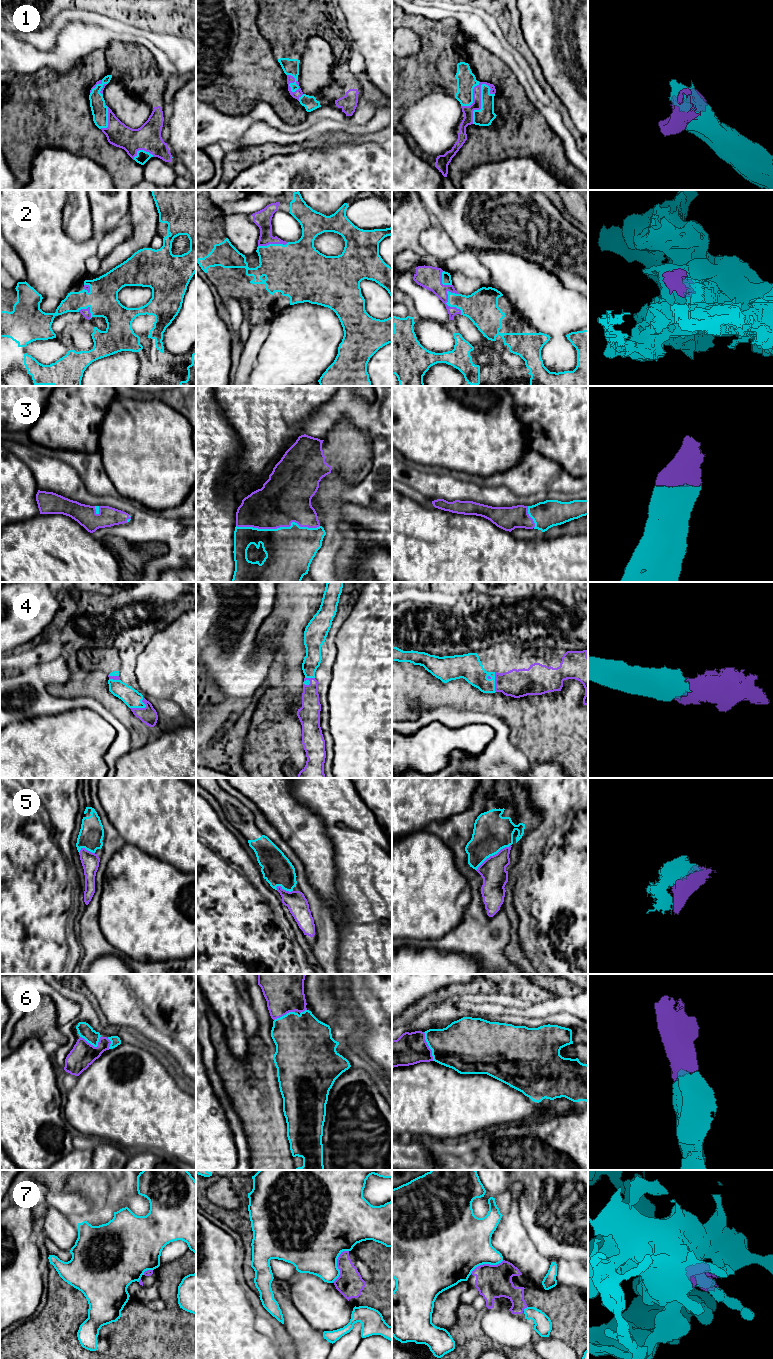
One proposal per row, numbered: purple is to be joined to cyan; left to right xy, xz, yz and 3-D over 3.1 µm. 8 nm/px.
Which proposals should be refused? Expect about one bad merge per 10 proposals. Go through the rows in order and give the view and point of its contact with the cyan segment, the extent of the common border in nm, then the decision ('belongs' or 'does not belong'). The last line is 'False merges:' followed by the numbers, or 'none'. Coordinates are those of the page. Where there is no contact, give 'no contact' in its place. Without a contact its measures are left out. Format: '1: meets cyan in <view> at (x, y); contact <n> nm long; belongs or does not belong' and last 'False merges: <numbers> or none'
1: meets cyan in yz at (481, 104); contact 340 nm long; belongs
2: meets cyan in yz at (449, 305); contact 240 nm long; belongs
3: meets cyan in xz at (278, 528); contact 650 nm long; belongs
4: meets cyan in xy at (142, 707); contact 140 nm long; belongs
5: meets cyan in yz at (492, 855); contact 360 nm long; belongs
6: meets cyan in yz at (428, 1045); contact 240 nm long; belongs
7: meets cyan in xz at (336, 1264); contact 300 nm long; does not belong
False merges: 7

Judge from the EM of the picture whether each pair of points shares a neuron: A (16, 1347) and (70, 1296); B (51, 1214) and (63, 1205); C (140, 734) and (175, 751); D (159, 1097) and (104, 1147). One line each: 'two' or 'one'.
A: one
B: two
C: two
D: two

